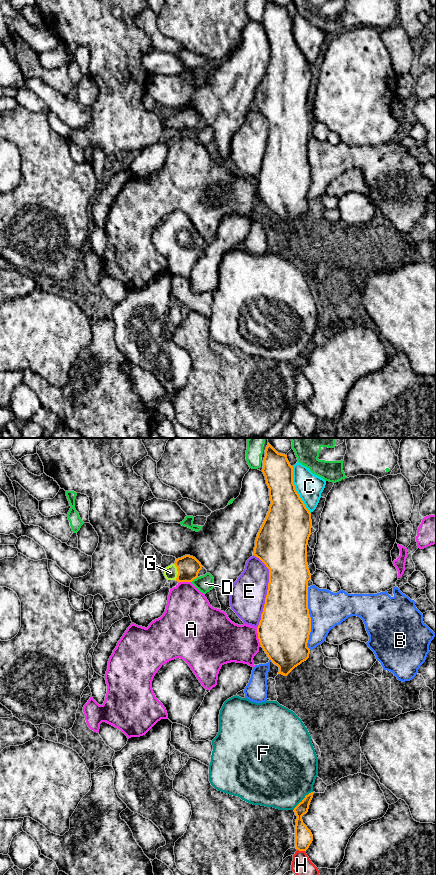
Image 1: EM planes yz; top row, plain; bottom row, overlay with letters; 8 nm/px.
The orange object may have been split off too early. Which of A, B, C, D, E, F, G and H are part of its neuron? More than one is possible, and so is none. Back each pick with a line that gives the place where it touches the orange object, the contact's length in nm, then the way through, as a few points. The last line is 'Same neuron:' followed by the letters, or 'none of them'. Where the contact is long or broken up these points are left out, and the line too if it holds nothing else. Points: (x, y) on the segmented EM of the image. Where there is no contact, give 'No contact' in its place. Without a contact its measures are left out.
G: Touches orange at yz (177, 570). Shared border 140 nm. Path across: yz (188, 567), (183, 570), (177, 570), (170, 572)
Same neuron: G

